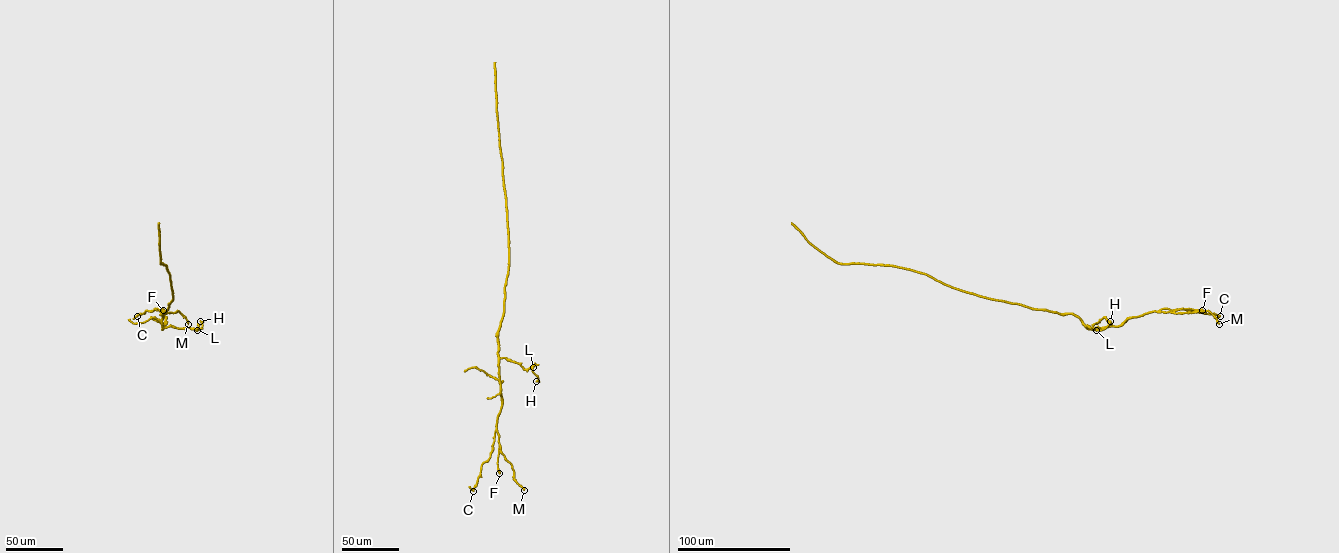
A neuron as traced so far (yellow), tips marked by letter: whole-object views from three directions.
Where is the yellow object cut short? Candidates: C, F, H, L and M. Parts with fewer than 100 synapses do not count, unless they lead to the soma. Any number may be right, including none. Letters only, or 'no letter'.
no letter

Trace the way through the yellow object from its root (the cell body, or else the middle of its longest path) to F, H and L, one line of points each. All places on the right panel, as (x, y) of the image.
F: (1008, 302), (1074, 314), (1092, 329), (1119, 326), (1131, 317), (1154, 311), (1202, 310)
H: (1008, 302), (1074, 314), (1086, 328), (1098, 327), (1099, 330), (1104, 329), (1110, 321)
L: (1008, 302), (1074, 314), (1086, 328), (1098, 327), (1096, 330)

